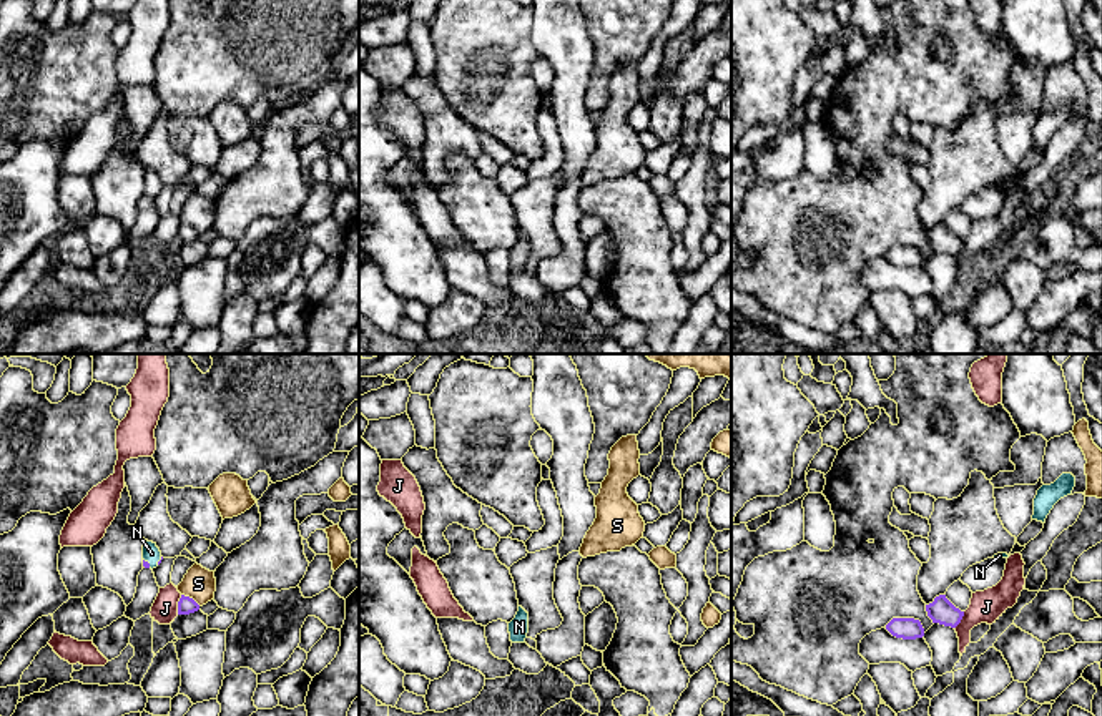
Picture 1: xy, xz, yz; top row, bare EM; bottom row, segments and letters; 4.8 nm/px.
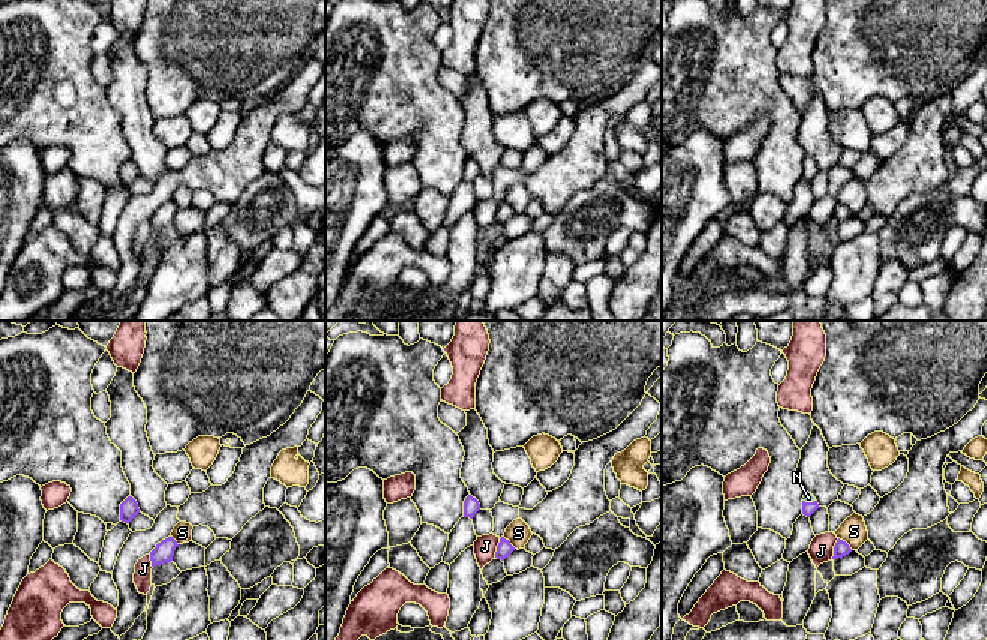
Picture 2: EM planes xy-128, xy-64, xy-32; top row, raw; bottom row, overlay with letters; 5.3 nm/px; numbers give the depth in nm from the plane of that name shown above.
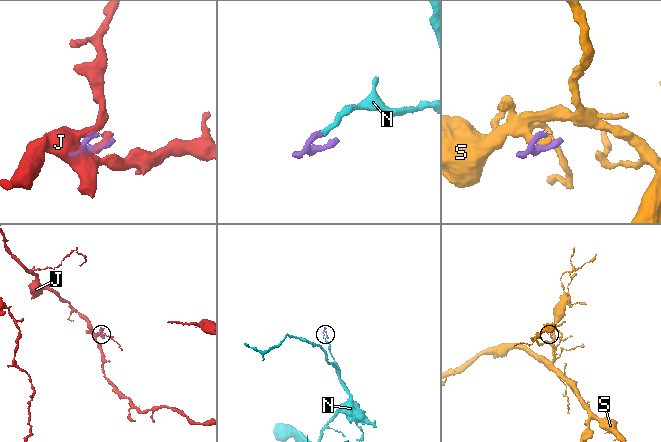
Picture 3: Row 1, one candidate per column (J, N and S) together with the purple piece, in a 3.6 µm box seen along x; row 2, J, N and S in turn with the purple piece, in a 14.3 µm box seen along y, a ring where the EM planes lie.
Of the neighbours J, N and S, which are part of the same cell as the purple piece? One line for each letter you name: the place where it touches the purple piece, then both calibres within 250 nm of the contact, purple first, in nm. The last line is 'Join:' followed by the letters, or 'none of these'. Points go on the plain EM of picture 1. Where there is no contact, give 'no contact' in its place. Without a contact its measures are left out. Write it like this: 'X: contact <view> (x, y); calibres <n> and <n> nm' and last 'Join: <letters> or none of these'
N: contact xy (148, 191); calibres 30 and 90 nm
Join: N

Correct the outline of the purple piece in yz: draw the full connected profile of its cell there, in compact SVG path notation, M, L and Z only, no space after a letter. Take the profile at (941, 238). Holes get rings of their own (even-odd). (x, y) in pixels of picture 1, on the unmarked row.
M939 223L934 226L932 231L926 233L926 239L927 239L927 244L932 248L932 251L939 251L951 256L956 256L964 244L964 239L956 236L946 226L946 223Z

